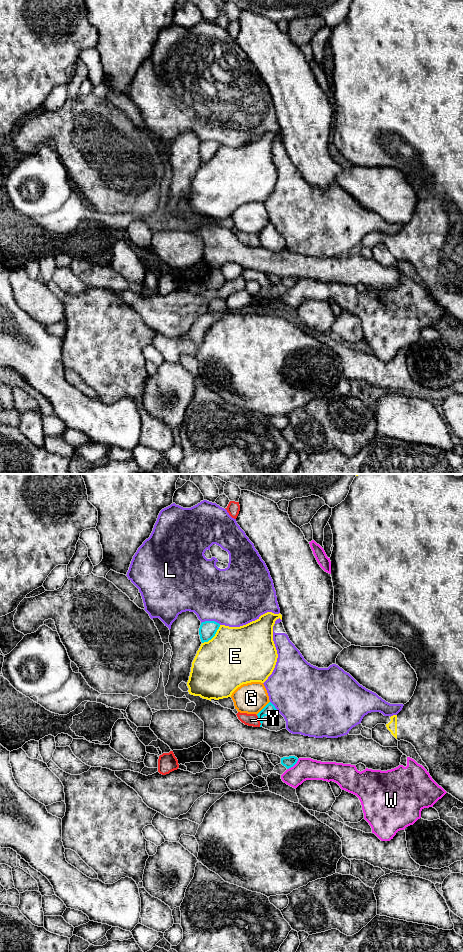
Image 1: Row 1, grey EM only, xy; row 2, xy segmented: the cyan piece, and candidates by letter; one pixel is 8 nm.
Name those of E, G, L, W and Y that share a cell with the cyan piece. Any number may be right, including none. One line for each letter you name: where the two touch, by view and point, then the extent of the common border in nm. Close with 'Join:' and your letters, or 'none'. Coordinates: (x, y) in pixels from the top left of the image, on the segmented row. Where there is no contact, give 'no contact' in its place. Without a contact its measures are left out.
Join: none

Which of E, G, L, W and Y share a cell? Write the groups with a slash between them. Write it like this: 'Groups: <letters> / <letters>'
Groups: E / G / L / W / Y

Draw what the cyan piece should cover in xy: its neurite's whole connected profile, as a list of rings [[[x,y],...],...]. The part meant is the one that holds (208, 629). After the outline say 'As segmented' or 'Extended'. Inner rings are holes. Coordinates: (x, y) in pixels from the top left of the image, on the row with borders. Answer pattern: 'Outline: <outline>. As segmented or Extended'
Outline: [[[215,621],[202,622],[199,628],[201,642],[204,643],[211,640],[215,636],[219,627],[220,624]]]. As segmented

